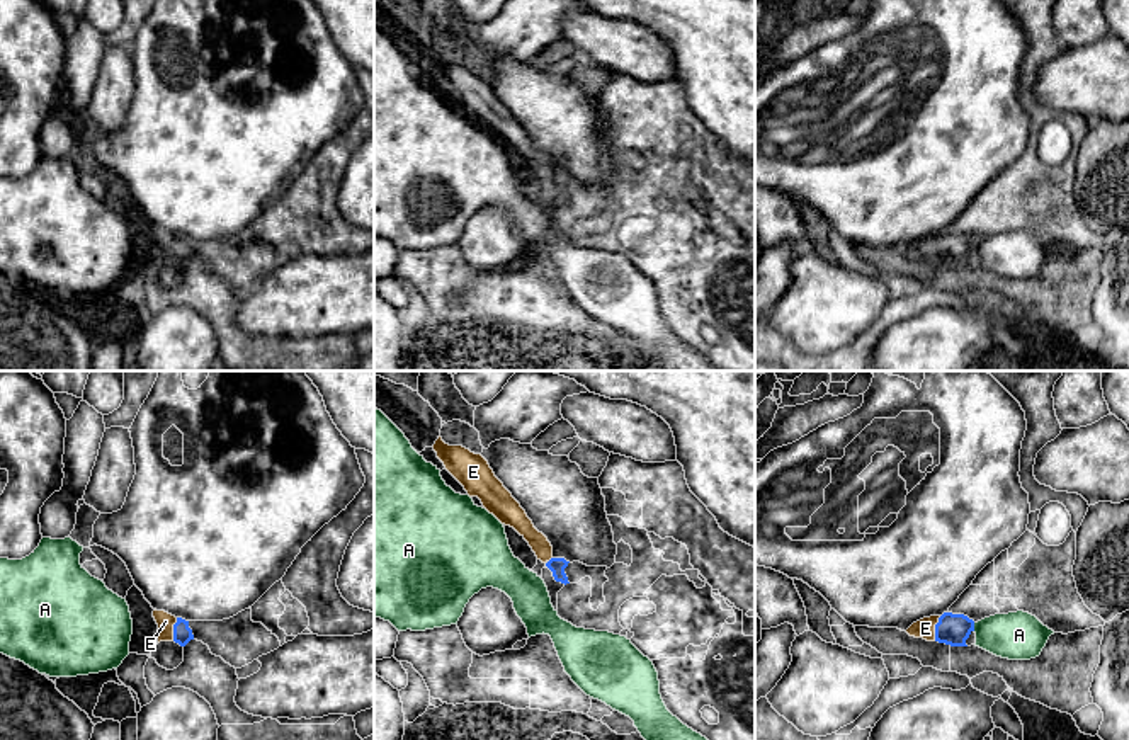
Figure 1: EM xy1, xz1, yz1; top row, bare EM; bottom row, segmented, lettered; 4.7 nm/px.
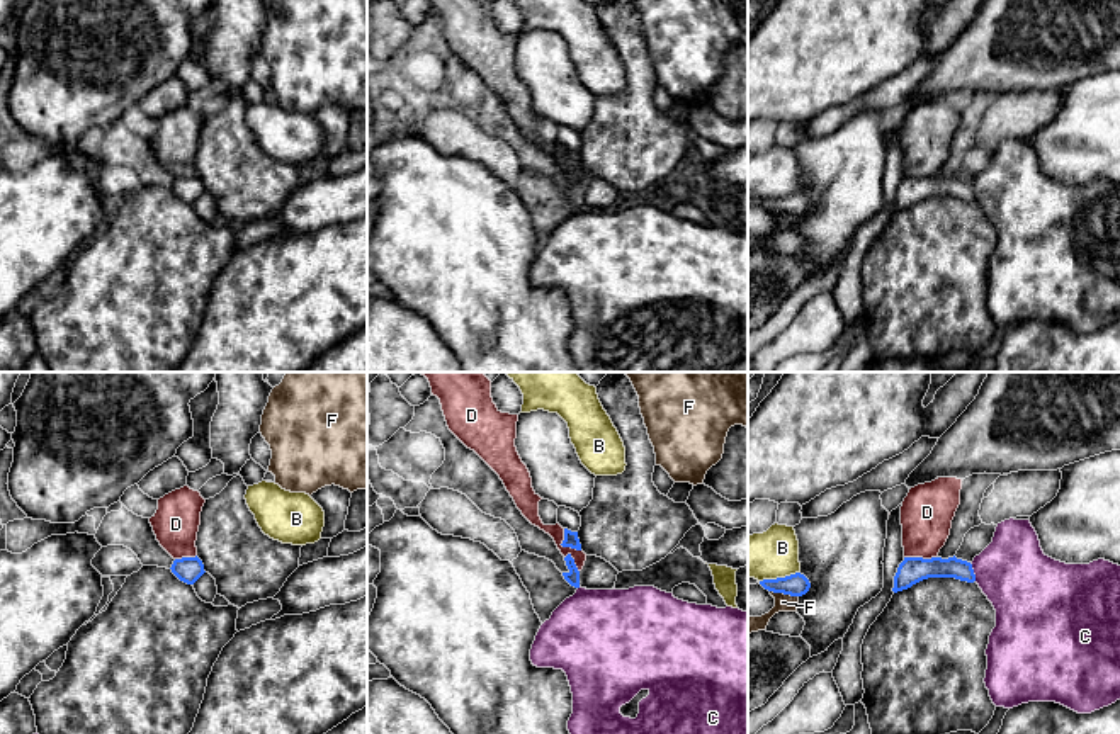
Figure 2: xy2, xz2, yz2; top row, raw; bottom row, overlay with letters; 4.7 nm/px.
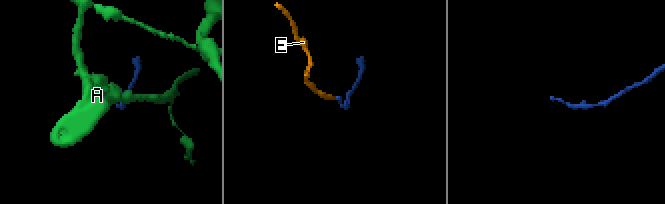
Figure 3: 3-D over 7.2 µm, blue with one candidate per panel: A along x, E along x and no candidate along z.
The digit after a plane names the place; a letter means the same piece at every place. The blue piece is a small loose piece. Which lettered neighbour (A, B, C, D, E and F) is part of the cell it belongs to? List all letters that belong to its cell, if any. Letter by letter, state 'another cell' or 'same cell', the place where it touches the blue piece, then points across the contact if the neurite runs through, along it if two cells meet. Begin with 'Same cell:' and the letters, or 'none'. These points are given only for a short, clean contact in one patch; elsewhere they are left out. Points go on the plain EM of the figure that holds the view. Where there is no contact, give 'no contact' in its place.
Same cell: E
A: another cell | yz1 (973, 245) | along yz1 (973, 242), (975, 249)
B: another cell | yz2 (779, 197)
C: another cell | yz2 (972, 191)
D: another cell | xz2 (563, 165)
E: same cell | yz1 (936, 247) | across yz1 (953, 249), (936, 247), (925, 247)
F: another cell | yz2 (784, 213) | along yz2 (770, 209), (797, 216)

